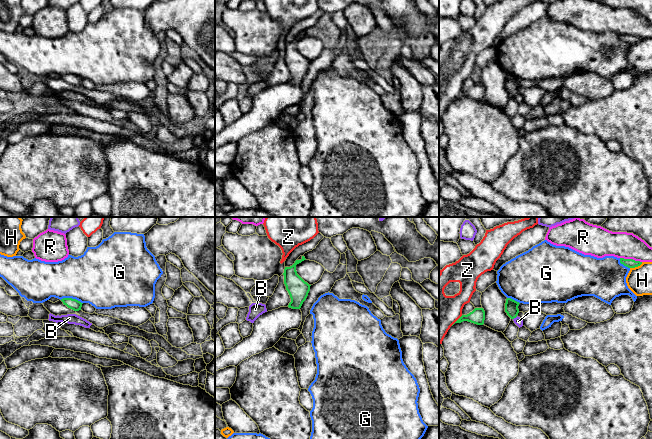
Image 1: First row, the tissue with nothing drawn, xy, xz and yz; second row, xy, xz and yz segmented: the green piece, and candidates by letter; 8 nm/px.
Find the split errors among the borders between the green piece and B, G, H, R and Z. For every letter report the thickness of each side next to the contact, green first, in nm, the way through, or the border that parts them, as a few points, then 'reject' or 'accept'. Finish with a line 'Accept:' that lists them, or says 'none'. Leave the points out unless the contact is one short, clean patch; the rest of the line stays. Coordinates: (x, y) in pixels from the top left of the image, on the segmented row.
B: calibres 110 and 70 nm; border yz (517, 316), (513, 319); reject
G: calibres 90 and 420 nm; reject
H: calibres 80 and 200 nm; reject
R: calibres 80 and 220 nm; reject
Z: calibres 120 and 300 nm; reject
Accept: none

